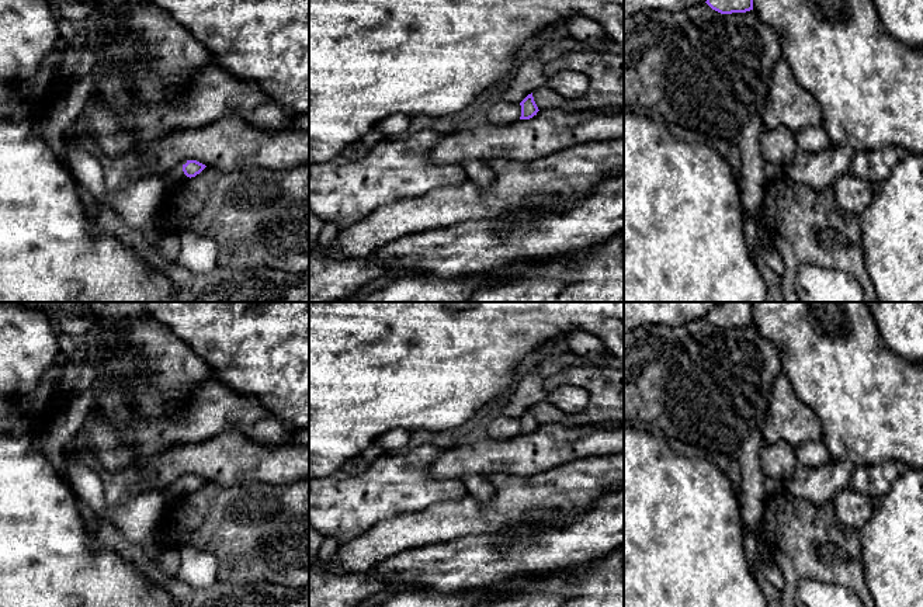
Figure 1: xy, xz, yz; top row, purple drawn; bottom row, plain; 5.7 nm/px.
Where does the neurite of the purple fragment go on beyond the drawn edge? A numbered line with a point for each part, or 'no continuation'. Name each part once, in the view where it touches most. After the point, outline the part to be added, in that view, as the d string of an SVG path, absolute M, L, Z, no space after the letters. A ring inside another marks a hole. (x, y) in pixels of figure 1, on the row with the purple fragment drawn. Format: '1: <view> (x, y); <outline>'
1: xy (176, 174); M187 160L178 163L174 169L170 170L170 180L173 180L173 181L183 181L183 180L188 180L190 178L183 171L183 166L185 163L187 163Z

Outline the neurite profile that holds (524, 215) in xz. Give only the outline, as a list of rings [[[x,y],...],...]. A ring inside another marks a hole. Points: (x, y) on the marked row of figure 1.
[[[549,195],[538,204],[528,204],[507,211],[499,215],[499,219],[507,225],[507,229],[527,226],[539,218],[563,212],[570,201],[572,198],[566,198],[562,195]]]

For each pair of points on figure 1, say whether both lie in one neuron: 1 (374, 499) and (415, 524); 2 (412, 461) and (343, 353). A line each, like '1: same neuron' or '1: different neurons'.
1: different neurons
2: different neurons

